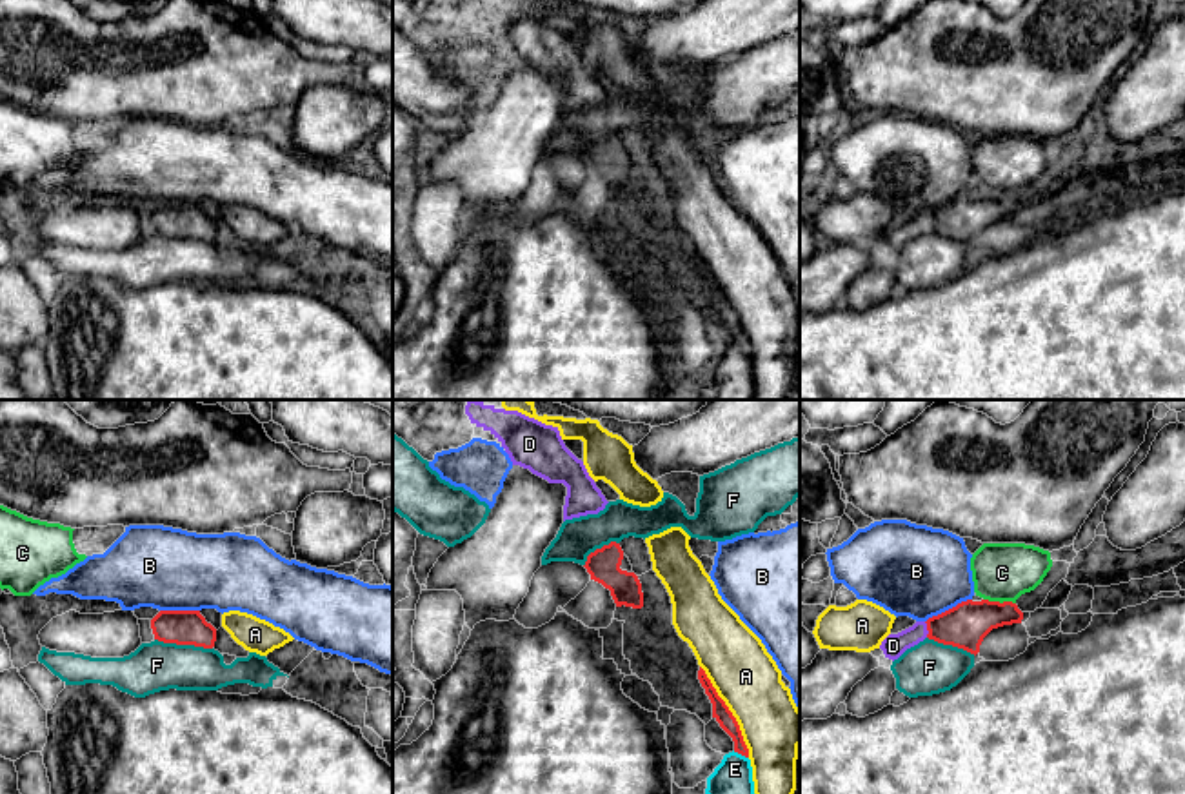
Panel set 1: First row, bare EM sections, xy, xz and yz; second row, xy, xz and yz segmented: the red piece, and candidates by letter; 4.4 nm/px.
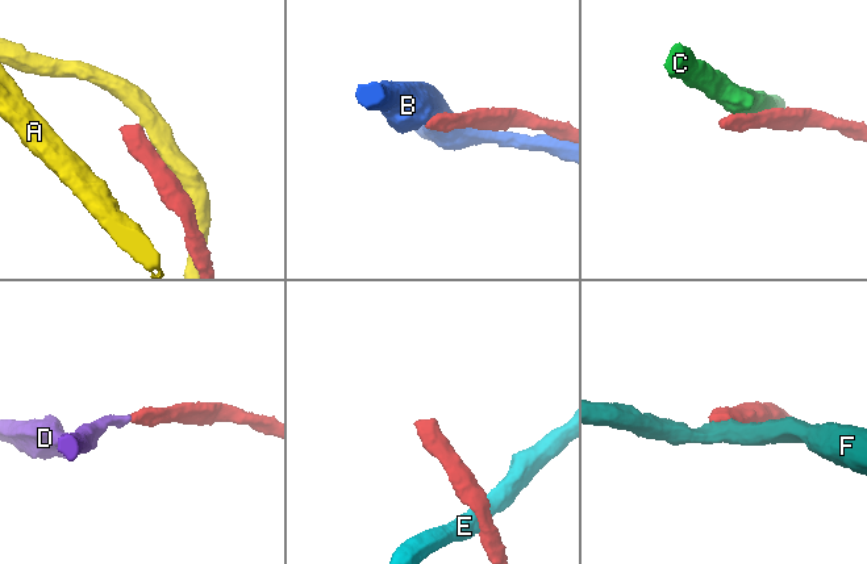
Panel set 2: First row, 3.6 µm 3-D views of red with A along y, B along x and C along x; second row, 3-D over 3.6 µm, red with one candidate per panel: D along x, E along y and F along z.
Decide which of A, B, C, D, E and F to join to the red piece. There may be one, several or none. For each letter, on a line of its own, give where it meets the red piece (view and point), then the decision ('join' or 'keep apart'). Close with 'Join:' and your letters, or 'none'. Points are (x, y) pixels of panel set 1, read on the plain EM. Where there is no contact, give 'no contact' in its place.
A: contact xz (729, 304); keep apart
B: contact yz (949, 202); keep apart
C: contact yz (998, 195); keep apart
D: contact yz (927, 222); join
E: contact xz (740, 346); keep apart
F: contact xy (184, 237); keep apart
Join: D

